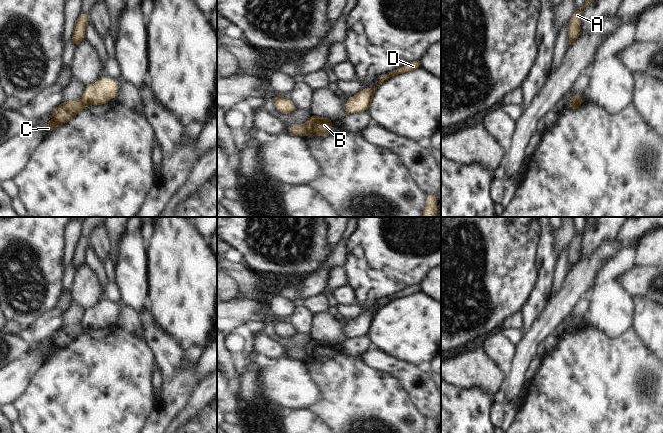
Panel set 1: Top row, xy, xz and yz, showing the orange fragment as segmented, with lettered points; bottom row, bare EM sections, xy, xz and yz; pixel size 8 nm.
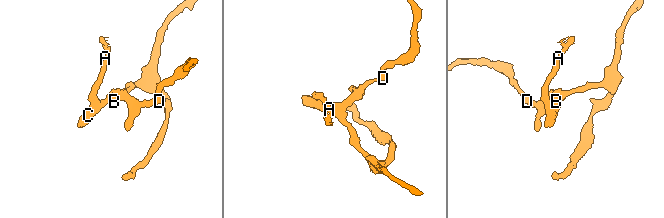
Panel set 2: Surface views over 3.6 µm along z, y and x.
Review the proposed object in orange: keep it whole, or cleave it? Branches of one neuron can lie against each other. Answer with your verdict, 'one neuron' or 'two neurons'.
two neurons

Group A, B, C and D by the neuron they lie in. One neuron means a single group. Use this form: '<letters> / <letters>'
A C / B D

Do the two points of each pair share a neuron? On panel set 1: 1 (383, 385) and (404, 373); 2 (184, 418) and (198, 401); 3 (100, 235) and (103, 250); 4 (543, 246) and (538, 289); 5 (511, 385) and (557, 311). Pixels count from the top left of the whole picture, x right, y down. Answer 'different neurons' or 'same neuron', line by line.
1: different neurons
2: same neuron
3: same neuron
4: same neuron
5: same neuron

